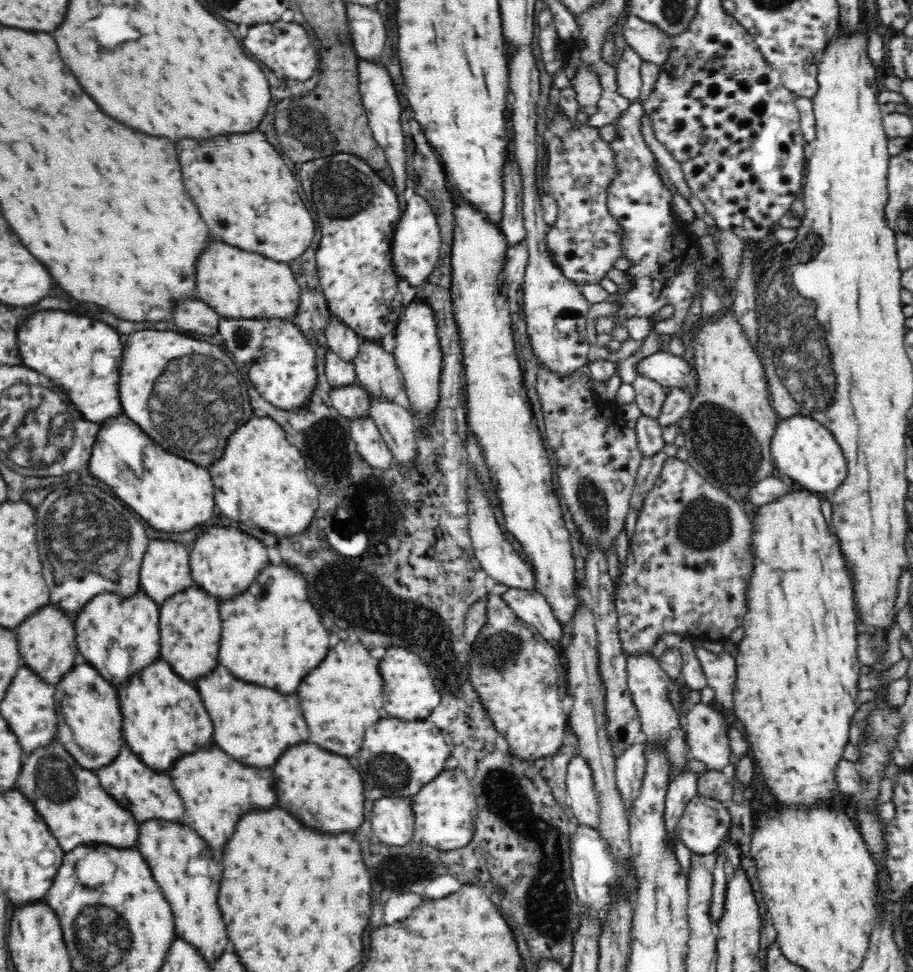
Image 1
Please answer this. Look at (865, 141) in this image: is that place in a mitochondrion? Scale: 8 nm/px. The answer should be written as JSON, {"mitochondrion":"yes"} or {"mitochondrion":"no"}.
{"mitochondrion":"no"}

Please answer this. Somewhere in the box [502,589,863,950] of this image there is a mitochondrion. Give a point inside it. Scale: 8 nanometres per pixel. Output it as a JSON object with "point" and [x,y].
{"point":[555,930]}

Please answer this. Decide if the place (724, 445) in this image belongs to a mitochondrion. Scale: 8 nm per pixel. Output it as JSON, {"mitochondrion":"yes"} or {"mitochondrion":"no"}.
{"mitochondrion":"yes"}

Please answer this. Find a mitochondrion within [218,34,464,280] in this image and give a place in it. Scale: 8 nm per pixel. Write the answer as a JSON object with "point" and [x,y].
{"point":[339,192]}

